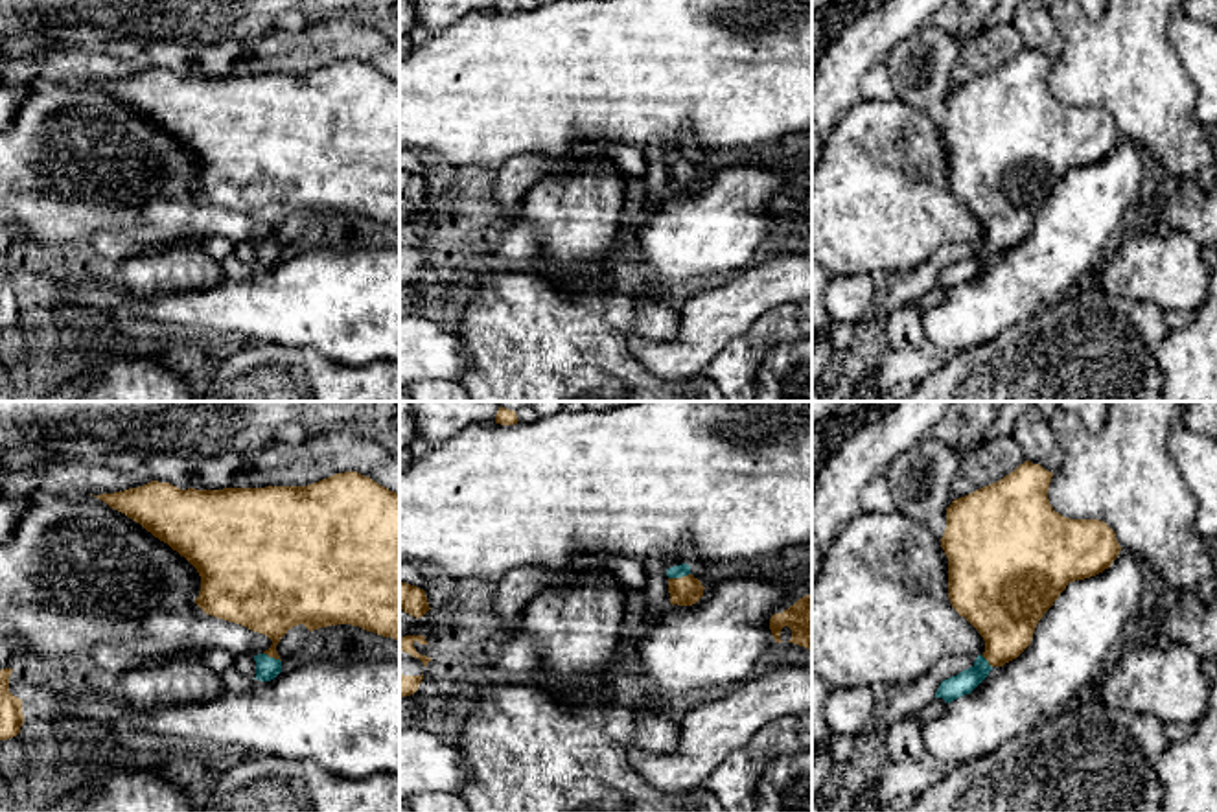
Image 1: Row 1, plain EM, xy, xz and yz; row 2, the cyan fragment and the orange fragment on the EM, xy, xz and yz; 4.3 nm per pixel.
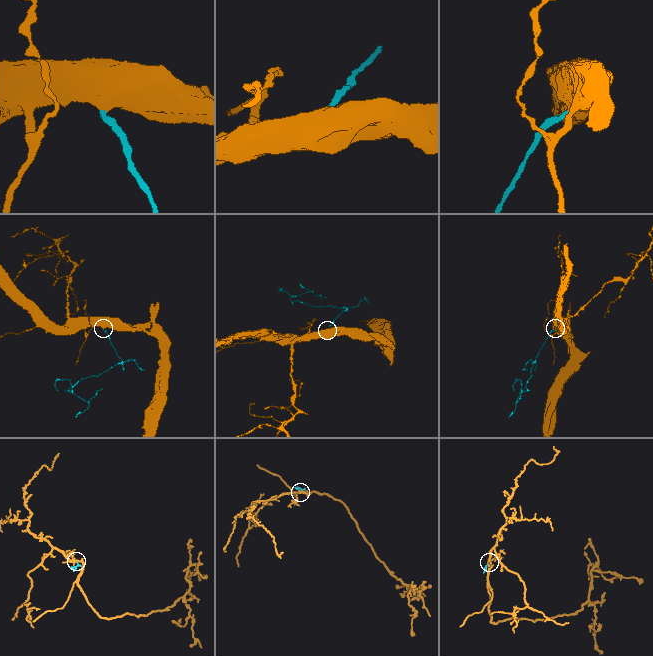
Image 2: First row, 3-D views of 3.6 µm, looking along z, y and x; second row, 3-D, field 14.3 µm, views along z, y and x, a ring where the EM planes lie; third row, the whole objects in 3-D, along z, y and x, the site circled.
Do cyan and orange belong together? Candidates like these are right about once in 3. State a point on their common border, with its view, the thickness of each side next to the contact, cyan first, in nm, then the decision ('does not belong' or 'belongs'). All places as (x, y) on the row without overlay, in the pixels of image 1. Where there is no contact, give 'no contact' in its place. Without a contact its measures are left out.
meets cyan in xz at (678, 164); 60 nm thick on the cyan side, 130 nm on the other; belongs

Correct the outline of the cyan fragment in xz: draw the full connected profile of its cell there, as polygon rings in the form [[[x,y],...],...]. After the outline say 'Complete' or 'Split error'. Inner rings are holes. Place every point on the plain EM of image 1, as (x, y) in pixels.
[[[681,151],[666,157],[670,191],[692,193],[703,184],[703,173],[690,162],[690,153]]]. Split error

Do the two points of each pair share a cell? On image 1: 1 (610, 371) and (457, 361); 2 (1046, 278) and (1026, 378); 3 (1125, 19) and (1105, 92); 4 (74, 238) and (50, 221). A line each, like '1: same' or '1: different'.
1: different
2: different
3: same
4: same

